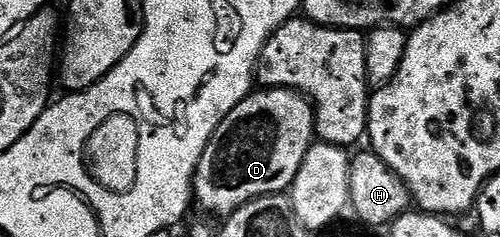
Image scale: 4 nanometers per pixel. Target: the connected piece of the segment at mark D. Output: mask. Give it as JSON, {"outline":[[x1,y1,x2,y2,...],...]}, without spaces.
{"outline":[[268,88,265,90,251,91,245,96,220,122,216,134,208,142,204,154,200,158,200,166,194,175,194,200,211,217,225,218,231,216,237,208,243,208,249,200,261,196,282,194,294,183,296,174,304,162,304,154,308,154,310,145,315,143,314,131,314,105,292,88]]}

